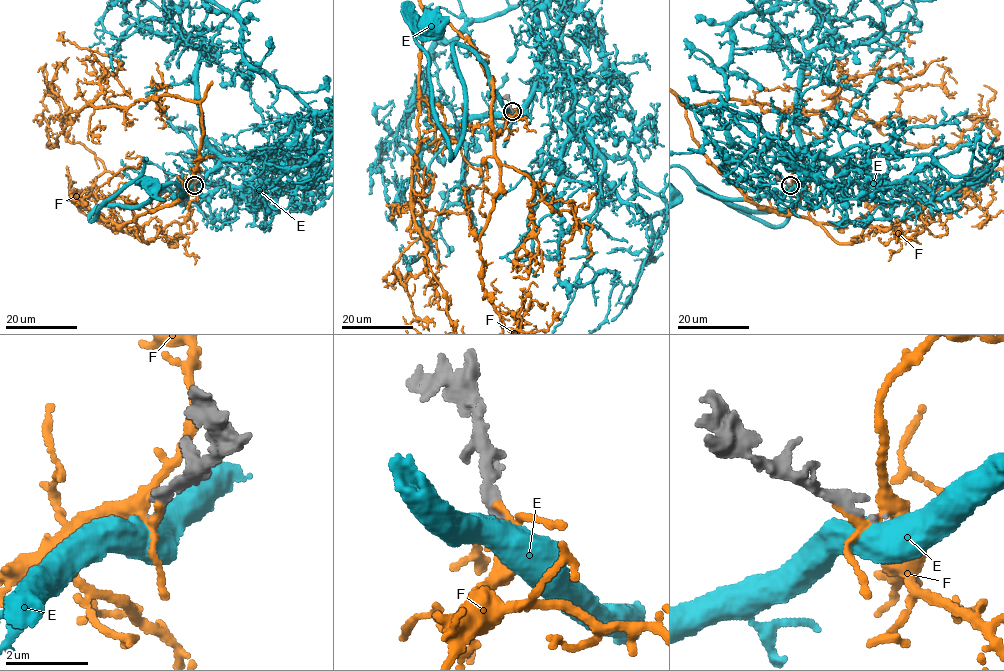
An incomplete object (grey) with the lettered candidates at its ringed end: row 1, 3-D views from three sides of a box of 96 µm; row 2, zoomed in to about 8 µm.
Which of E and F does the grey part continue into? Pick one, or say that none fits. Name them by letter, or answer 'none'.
none

